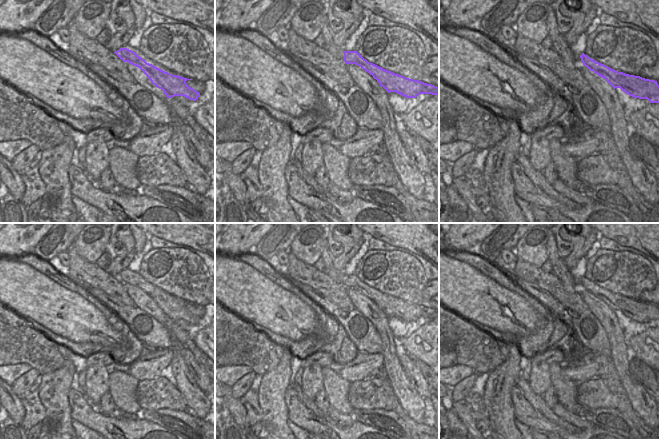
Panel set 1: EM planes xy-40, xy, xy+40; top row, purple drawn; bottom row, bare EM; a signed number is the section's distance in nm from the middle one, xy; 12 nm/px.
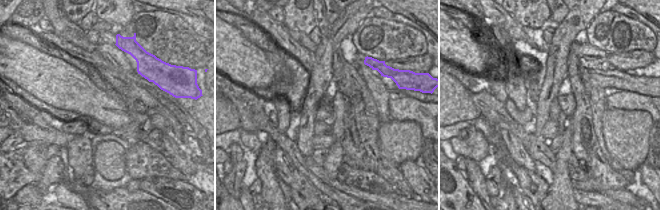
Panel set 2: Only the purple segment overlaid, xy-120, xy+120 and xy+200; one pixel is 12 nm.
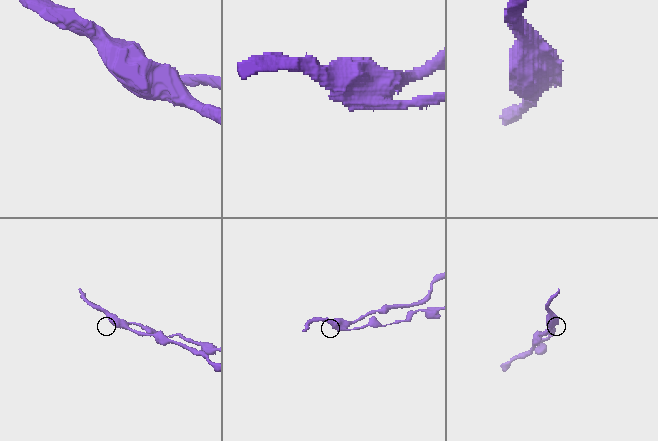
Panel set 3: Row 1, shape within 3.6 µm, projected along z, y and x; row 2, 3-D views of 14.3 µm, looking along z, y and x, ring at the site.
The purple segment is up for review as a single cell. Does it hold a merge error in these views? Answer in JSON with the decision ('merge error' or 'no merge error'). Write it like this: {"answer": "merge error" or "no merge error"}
{"answer": "merge error"}

